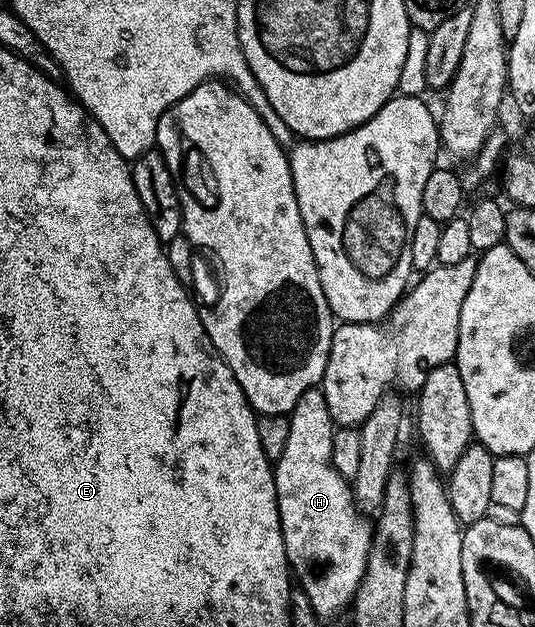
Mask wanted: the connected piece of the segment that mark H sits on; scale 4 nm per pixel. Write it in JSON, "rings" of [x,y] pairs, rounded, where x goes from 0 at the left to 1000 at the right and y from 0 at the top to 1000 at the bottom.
{"rings":[[[585,620],[557,633],[555,644],[538,662],[542,697],[535,697],[535,716],[527,716],[527,729],[514,734],[512,762],[516,767],[516,797],[523,813],[523,842],[531,852],[531,868],[538,885],[583,885],[591,898],[606,898],[606,904],[591,904],[591,936],[598,943],[613,943],[613,930],[673,930],[688,893],[690,842],[680,842],[660,801],[660,778],[652,766],[643,764],[621,740],[621,689],[624,676],[604,622]]]}

